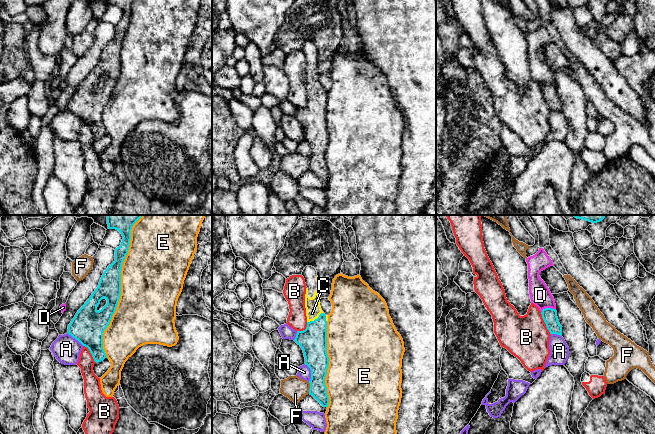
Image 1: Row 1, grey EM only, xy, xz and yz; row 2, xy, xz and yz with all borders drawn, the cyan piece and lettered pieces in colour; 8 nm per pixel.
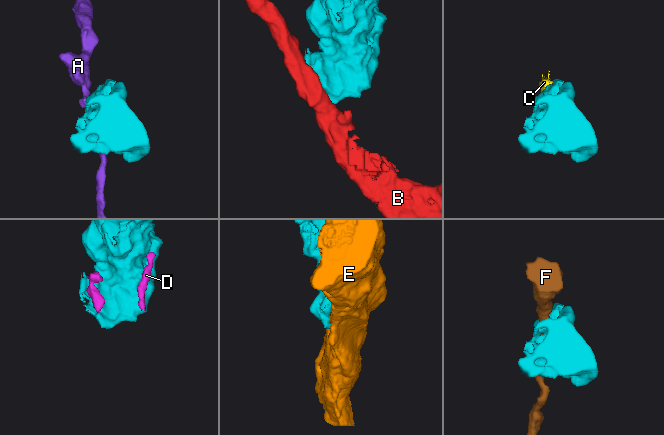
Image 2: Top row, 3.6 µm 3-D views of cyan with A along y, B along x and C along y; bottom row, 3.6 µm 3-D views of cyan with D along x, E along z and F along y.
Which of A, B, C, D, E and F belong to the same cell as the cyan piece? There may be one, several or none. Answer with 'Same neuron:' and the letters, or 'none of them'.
Same neuron: C

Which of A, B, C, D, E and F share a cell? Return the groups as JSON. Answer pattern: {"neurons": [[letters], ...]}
{"neurons": [["A", "D"], ["B"], ["C"], ["E"], ["F"]]}

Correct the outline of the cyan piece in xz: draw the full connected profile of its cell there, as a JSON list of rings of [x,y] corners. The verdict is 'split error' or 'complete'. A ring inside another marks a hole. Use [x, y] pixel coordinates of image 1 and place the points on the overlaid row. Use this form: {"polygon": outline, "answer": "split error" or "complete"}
{"polygon": [[[306,266],[301,274],[306,283],[305,308],[307,327],[297,331],[294,341],[302,348],[305,365],[311,370],[309,394],[323,407],[328,407],[329,397],[325,385],[325,377],[329,366],[327,354],[327,321],[320,306],[318,294],[317,271],[312,266]]], "answer": "split error"}

